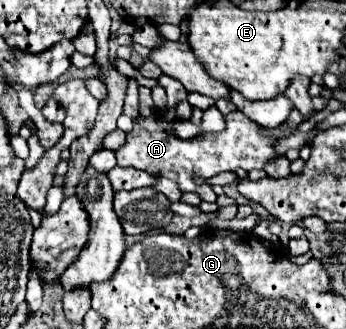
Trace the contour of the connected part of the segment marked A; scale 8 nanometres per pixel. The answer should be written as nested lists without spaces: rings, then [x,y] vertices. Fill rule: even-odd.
[[[291,110],[287,120],[277,126],[277,128],[263,128],[257,122],[249,120],[243,112],[231,112],[225,116],[225,130],[221,134],[199,134],[191,140],[179,140],[175,136],[175,124],[151,124],[151,116],[139,116],[133,120],[133,130],[127,132],[125,144],[115,150],[117,156],[117,166],[131,166],[131,168],[139,168],[149,172],[155,178],[169,178],[173,182],[177,182],[181,192],[197,192],[201,196],[201,200],[207,202],[215,202],[217,194],[213,192],[211,184],[197,184],[195,178],[203,178],[205,182],[211,176],[217,176],[225,170],[253,170],[253,168],[265,168],[265,164],[273,162],[275,158],[279,158],[279,154],[275,152],[275,144],[279,142],[279,138],[275,138],[275,134],[287,132],[293,134],[299,124],[305,122],[305,116],[299,110]],[[261,130],[267,132],[267,136],[261,134]]]

